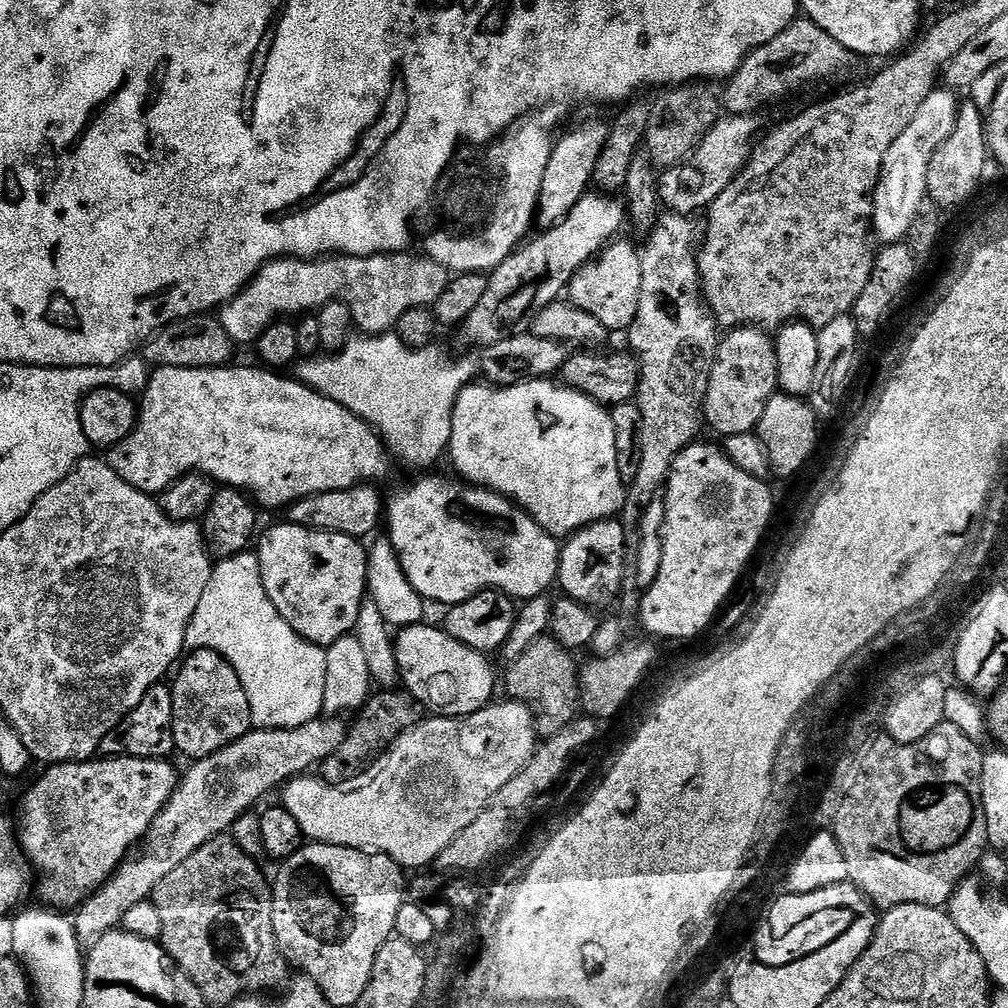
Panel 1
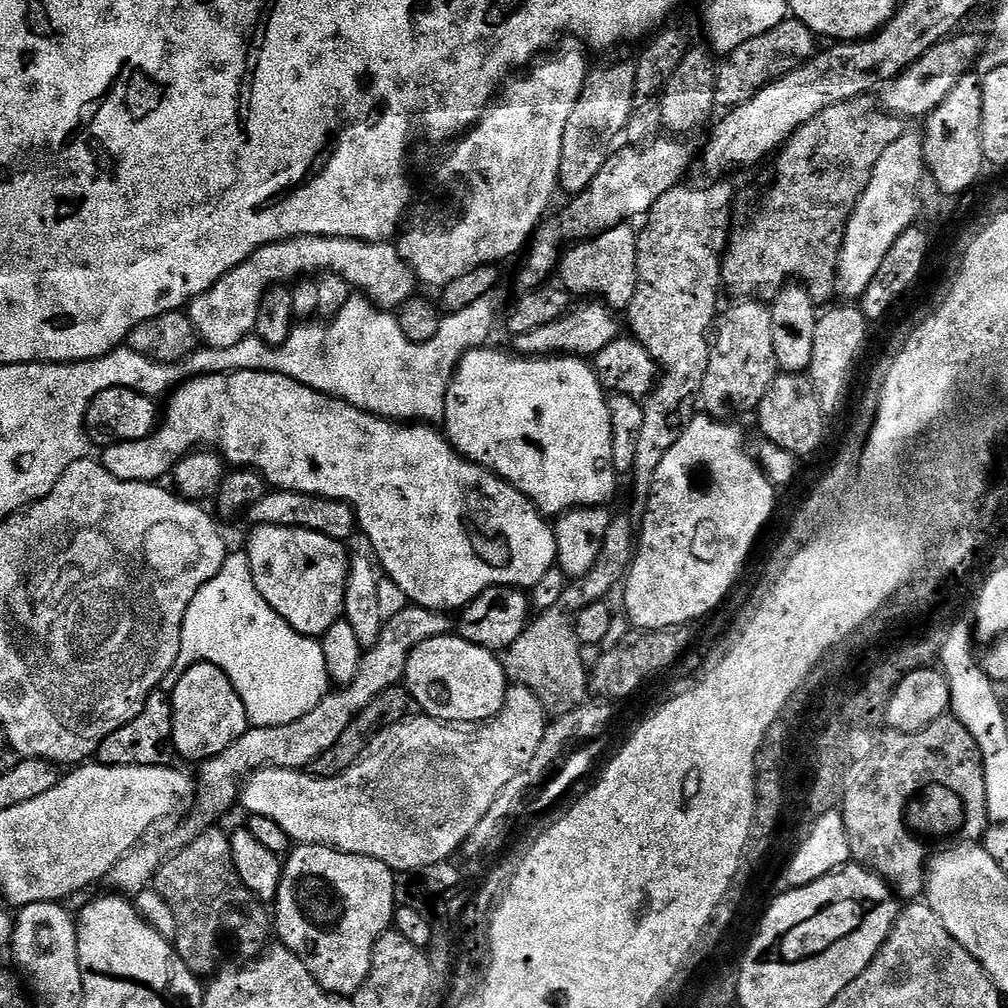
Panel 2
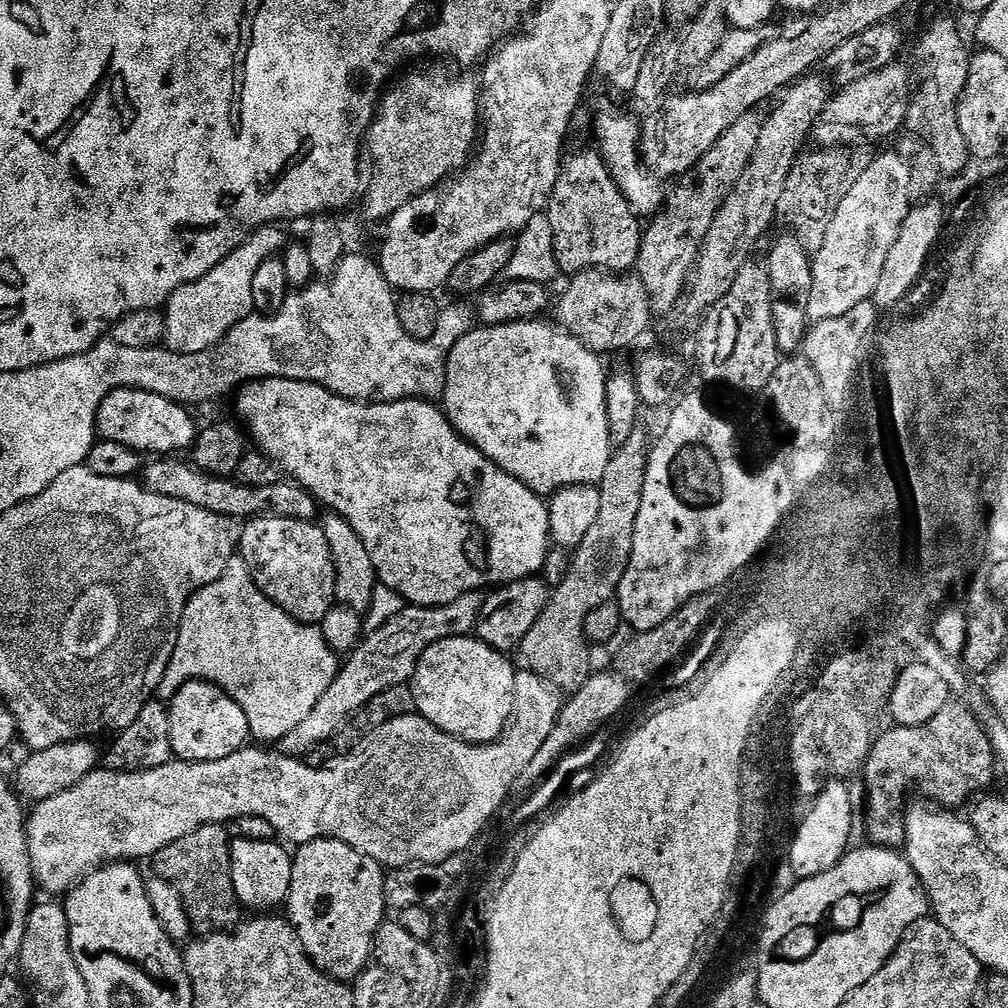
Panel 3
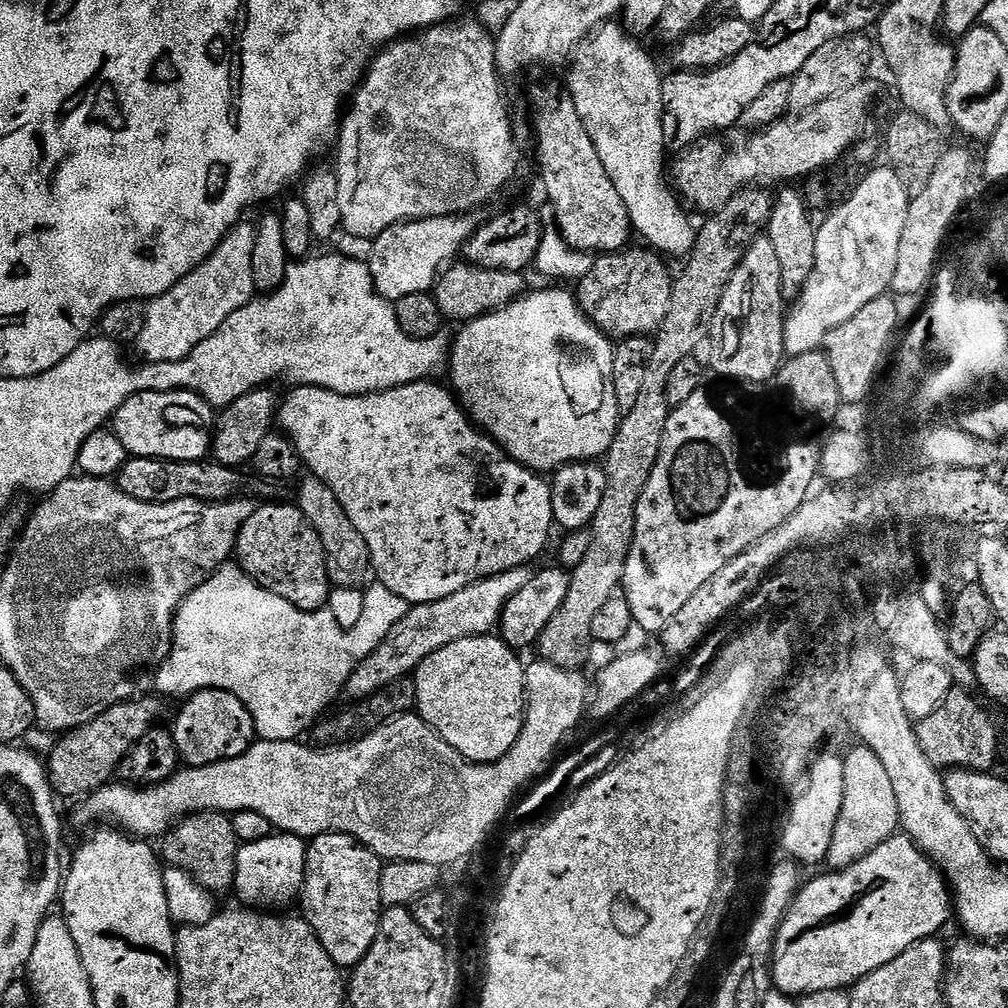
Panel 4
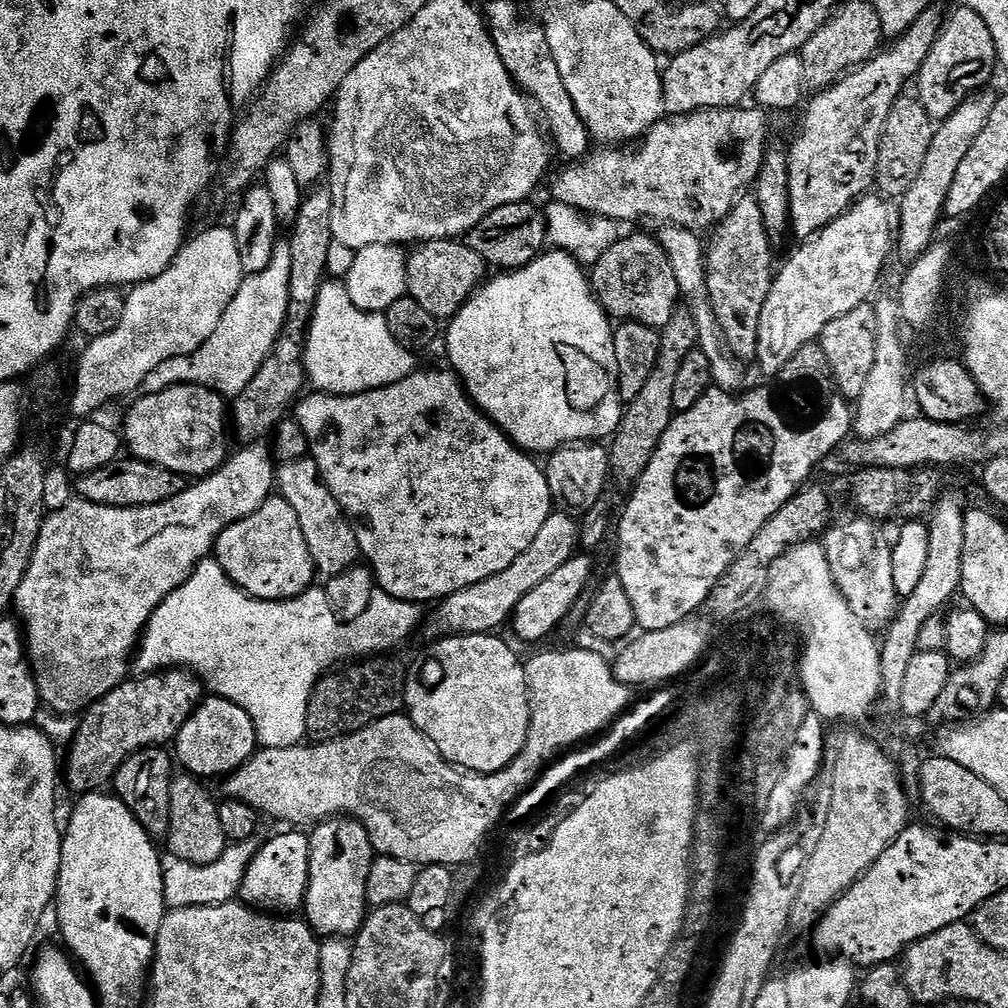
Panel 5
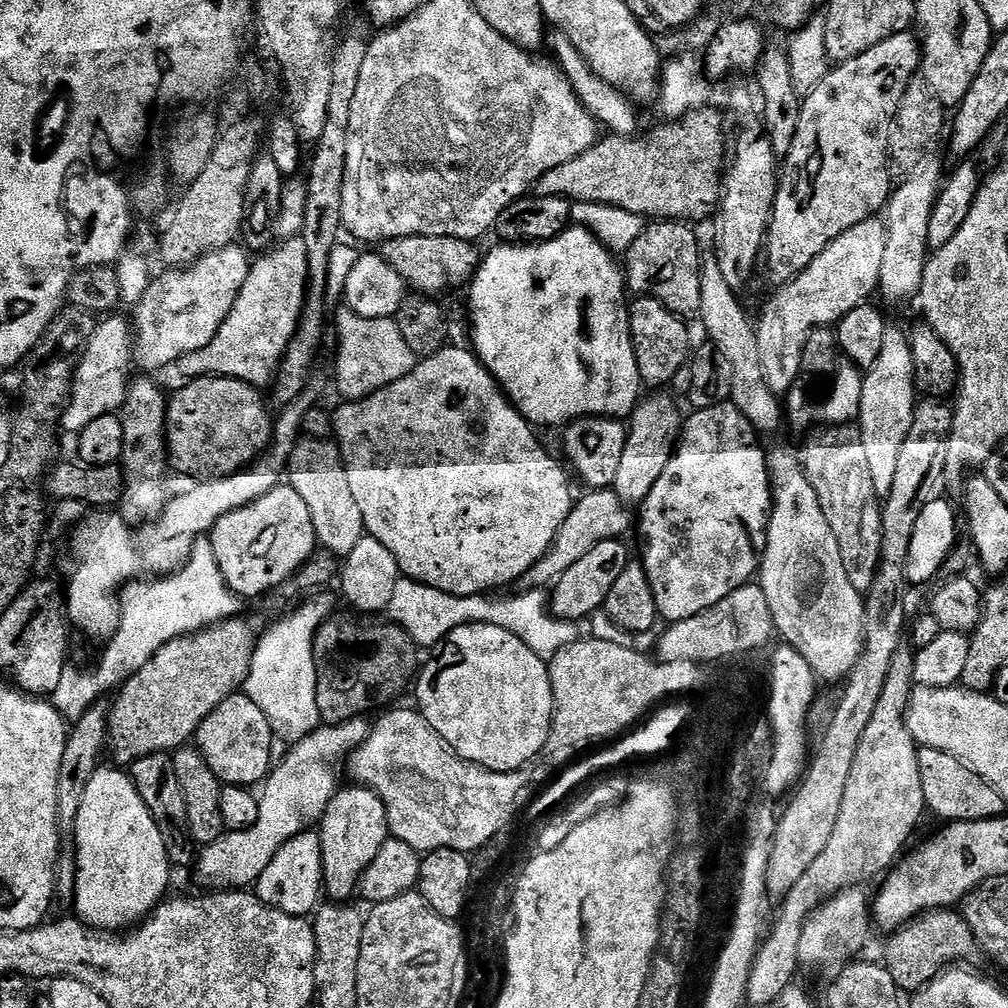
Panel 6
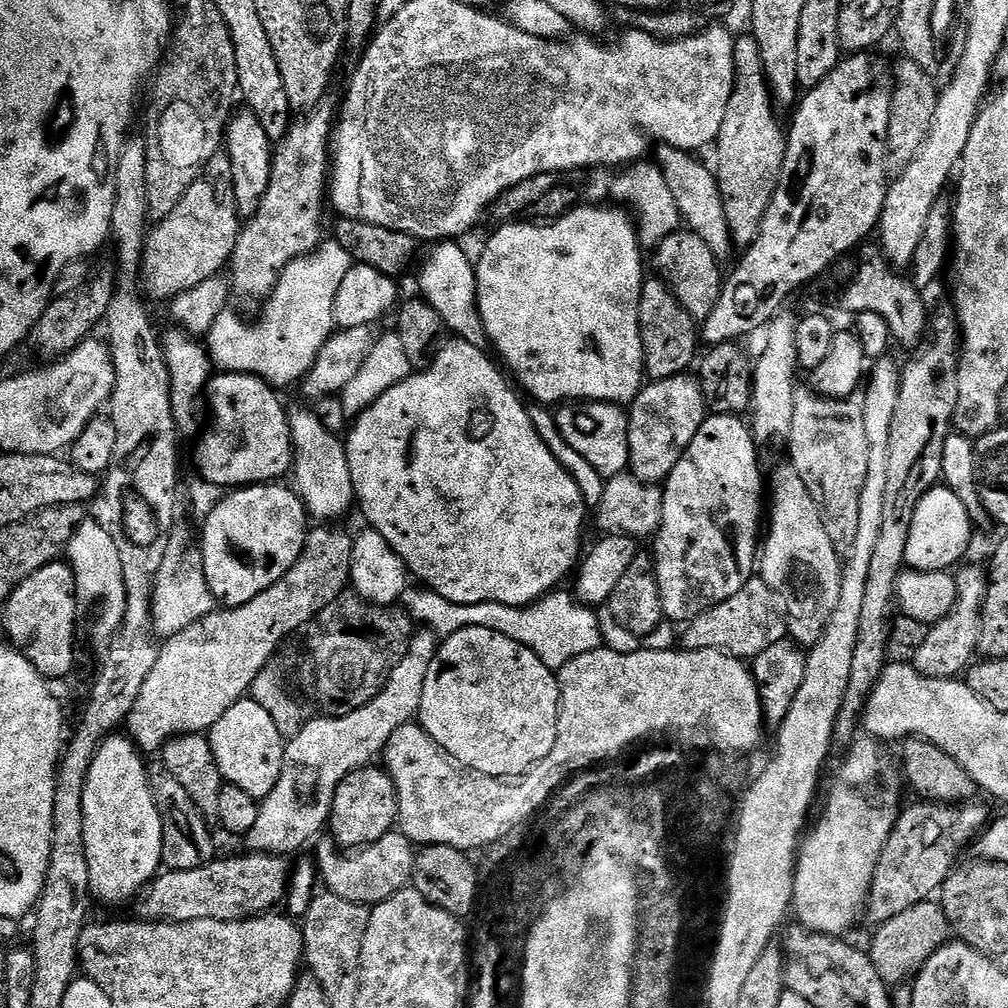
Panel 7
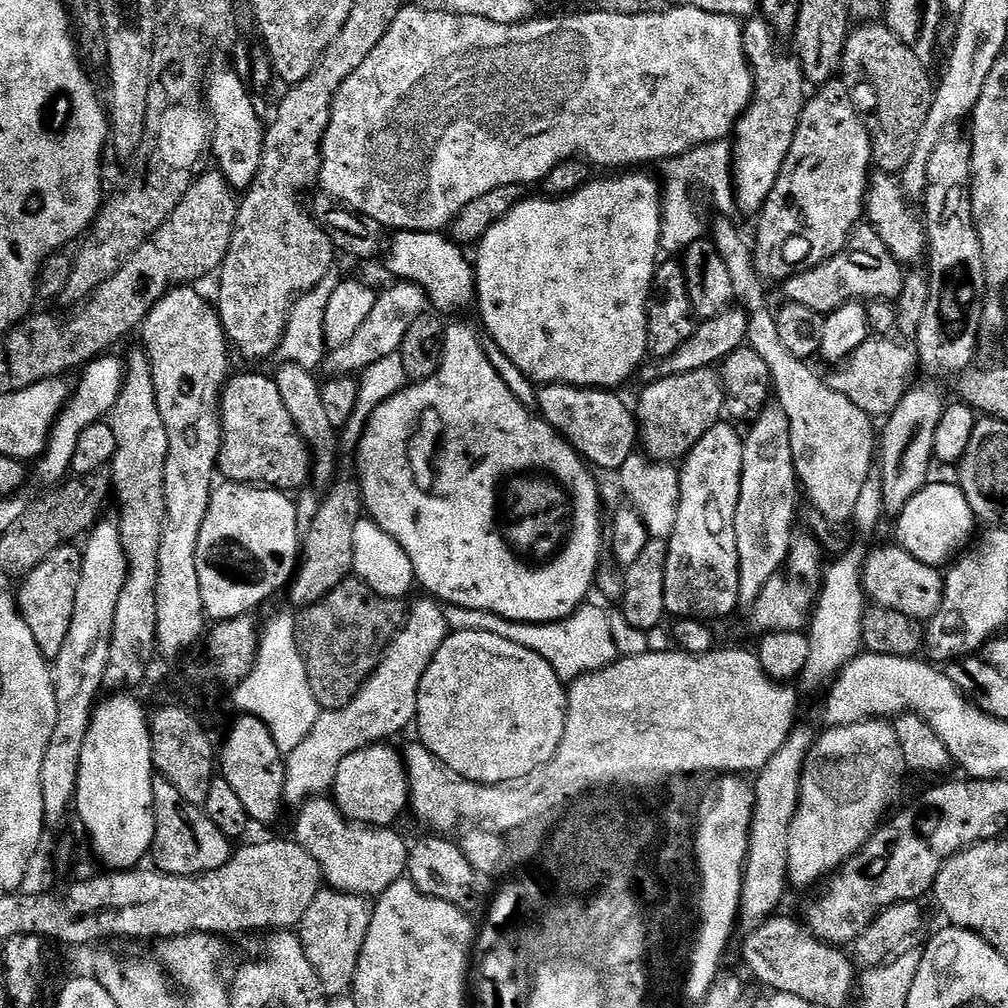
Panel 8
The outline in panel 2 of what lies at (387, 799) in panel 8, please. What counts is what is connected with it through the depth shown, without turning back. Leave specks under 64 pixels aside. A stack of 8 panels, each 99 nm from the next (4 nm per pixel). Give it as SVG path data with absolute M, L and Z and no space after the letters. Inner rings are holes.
M325 844L293 847L283 861L278 894L274 901L274 932L280 935L279 943L302 958L306 970L310 970L316 981L333 996L355 997L370 974L376 939L393 927L398 907L396 878L397 873L374 858L340 852Z

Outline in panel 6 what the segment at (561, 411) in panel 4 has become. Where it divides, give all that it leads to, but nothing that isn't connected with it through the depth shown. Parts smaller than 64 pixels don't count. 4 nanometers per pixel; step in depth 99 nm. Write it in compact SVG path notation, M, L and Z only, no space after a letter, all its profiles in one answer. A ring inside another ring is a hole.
M569 226L553 240L504 242L481 259L472 288L472 344L504 395L533 426L567 426L585 416L628 418L641 399L642 381L630 326L626 272L593 232Z

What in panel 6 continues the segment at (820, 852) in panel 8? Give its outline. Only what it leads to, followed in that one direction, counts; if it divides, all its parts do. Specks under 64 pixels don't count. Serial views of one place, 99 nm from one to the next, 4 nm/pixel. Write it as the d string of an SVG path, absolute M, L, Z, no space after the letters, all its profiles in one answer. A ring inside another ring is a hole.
M863 887L848 888L837 896L829 896L819 908L813 908L802 926L800 959L805 965L813 964L816 968L843 966L864 948L870 928L870 896Z

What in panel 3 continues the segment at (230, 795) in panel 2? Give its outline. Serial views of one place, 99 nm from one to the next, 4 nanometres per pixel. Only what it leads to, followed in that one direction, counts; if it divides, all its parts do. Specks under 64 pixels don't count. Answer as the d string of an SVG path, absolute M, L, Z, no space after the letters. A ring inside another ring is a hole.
M477 590L462 594L462 598L458 598L453 604L439 604L437 608L405 606L398 615L390 618L388 624L369 631L345 659L348 661L339 665L330 690L326 690L326 694L318 698L318 706L314 706L312 713L294 730L290 730L290 734L279 740L278 751L284 756L304 758L307 757L307 752L314 751L319 744L334 739L343 730L344 723L359 708L366 707L371 700L379 701L383 692L397 688L399 684L408 684L422 654L427 648L434 646L434 642L448 640L451 636L472 636L484 598L485 593Z

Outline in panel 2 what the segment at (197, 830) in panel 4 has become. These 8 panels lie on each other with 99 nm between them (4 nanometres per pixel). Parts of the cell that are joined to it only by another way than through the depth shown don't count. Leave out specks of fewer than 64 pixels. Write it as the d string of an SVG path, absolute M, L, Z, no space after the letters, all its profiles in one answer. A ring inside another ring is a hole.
M209 827L186 847L173 851L156 871L154 881L154 891L174 910L176 953L197 974L211 973L227 956L237 956L240 962L255 960L269 947L269 909L238 878L229 833L218 829Z

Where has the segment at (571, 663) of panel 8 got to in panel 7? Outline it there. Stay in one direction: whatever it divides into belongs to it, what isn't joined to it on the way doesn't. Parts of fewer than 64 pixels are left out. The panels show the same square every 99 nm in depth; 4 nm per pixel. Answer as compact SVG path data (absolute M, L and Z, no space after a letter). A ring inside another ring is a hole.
M412 586L405 592L402 604L417 625L427 626L437 637L450 637L463 628L494 630L538 654L546 667L559 670L566 666L566 662L592 652L602 644L600 620L592 613L595 611L589 605L581 604L571 591L564 591L553 590L535 604L515 608L498 602L459 604L442 598L442 594L427 586Z

